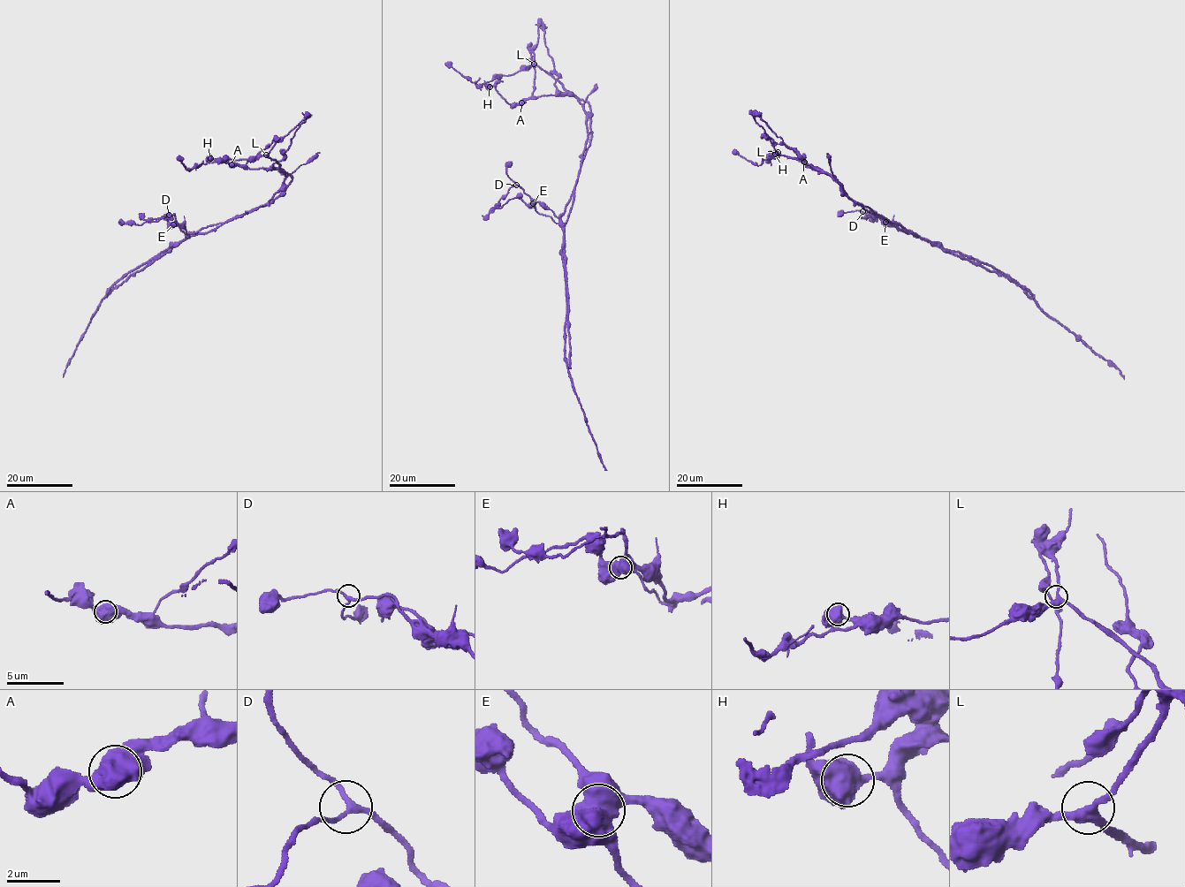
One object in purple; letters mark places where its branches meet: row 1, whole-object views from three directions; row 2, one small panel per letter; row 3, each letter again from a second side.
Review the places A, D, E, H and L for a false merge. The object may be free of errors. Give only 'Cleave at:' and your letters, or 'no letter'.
Cleave at: E

